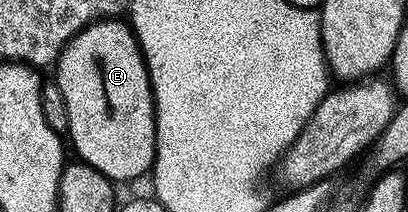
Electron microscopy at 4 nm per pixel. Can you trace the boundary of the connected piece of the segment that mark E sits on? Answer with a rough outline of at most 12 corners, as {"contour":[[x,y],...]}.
{"contour":[[120,18],[60,51],[77,157],[113,182],[156,161],[144,52]]}

